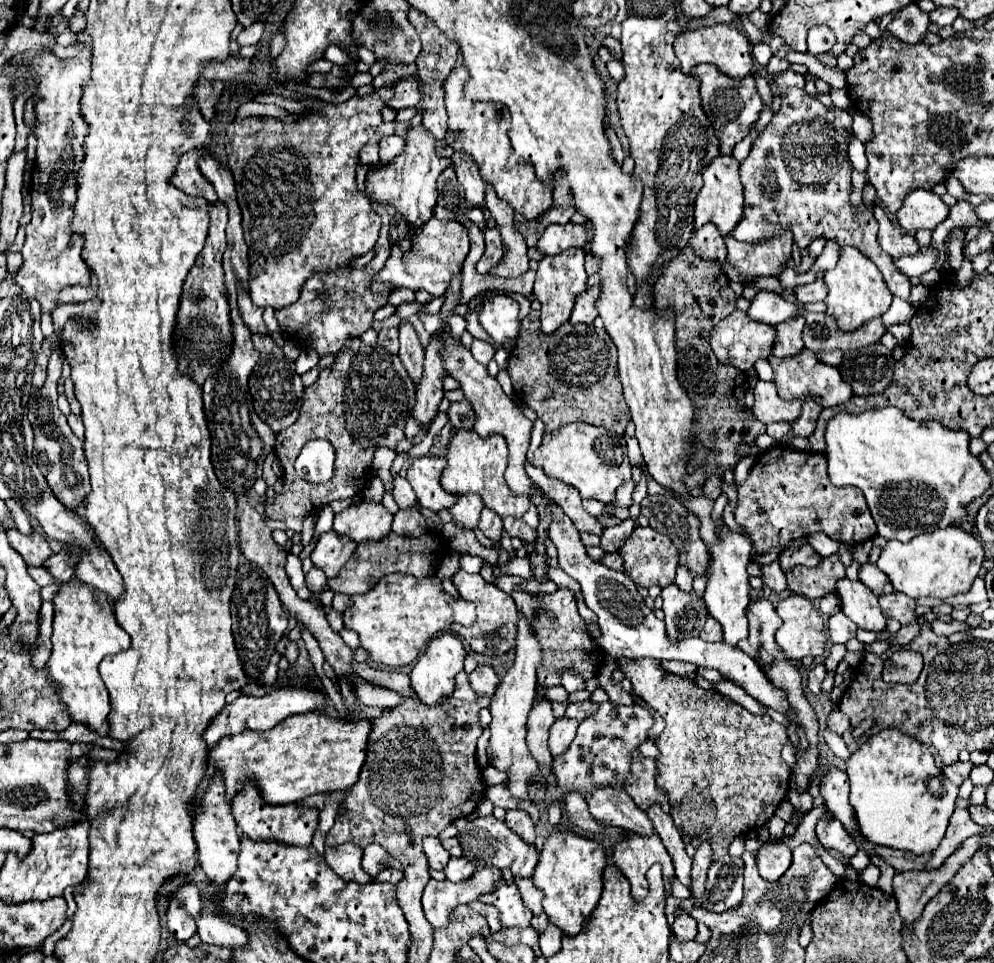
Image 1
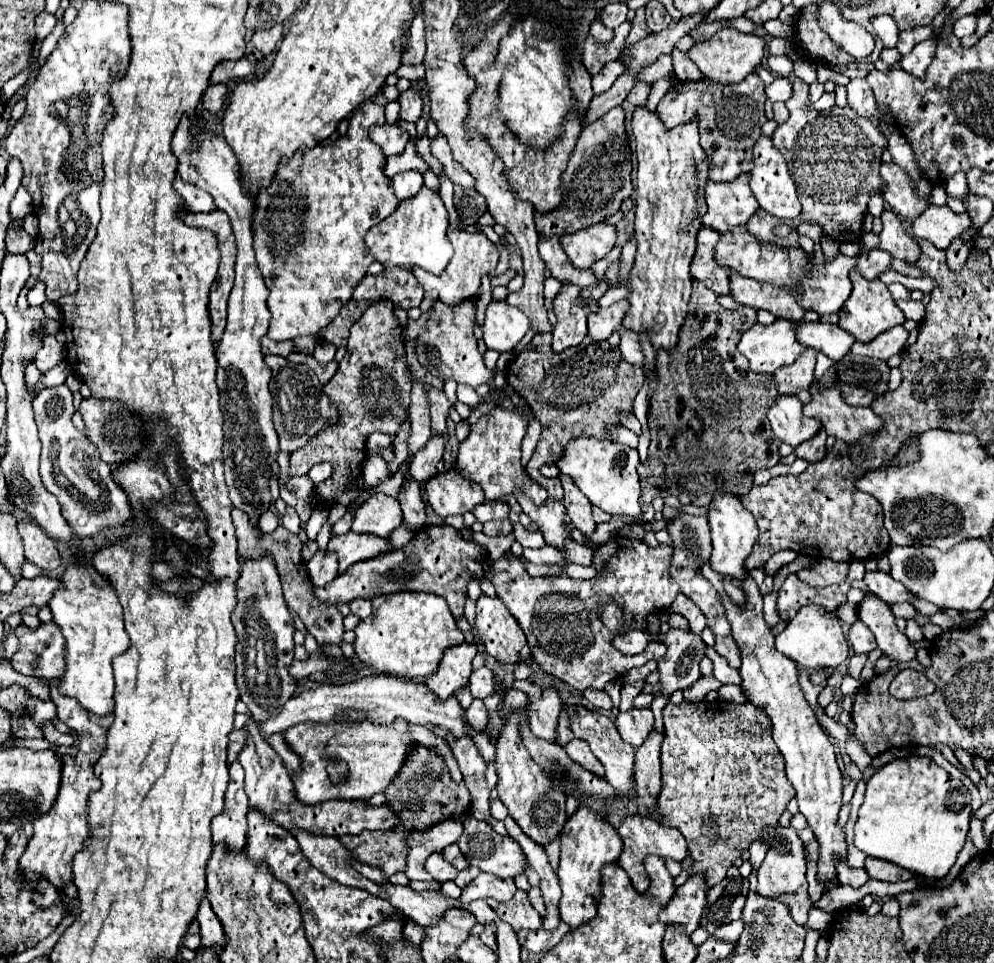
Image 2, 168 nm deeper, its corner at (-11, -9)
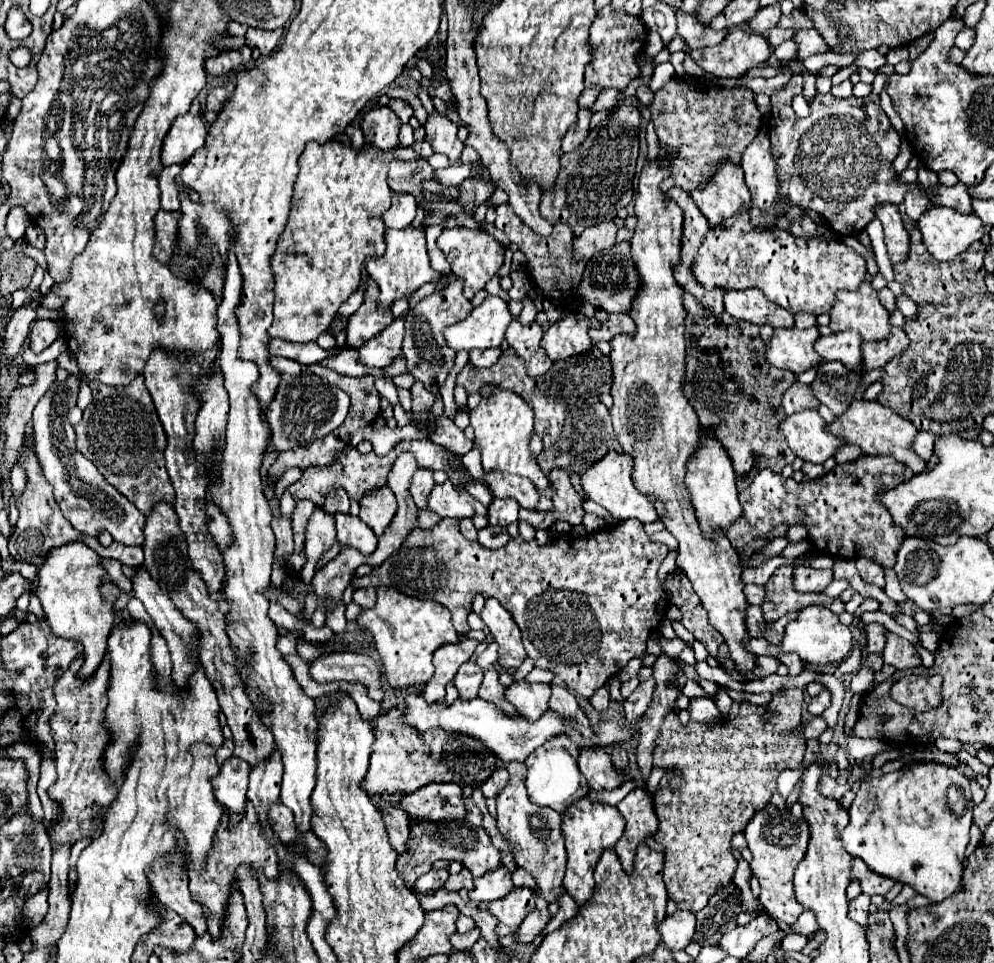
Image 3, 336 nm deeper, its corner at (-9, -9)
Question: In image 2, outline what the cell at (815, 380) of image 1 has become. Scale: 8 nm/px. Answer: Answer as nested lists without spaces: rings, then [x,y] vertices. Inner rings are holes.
[[[812,385],[810,393],[814,399],[804,405],[804,415],[818,419],[828,435],[854,445],[864,435],[876,435],[880,431],[882,421],[872,409],[848,405],[836,389],[824,389],[818,393],[818,387]]]

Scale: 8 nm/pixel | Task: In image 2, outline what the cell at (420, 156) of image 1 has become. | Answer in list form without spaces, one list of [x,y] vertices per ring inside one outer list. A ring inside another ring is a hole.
[[[422,187],[416,197],[402,201],[388,219],[384,219],[368,231],[366,245],[376,257],[376,261],[384,265],[384,269],[422,267],[434,275],[440,275],[452,257],[452,245],[446,239],[446,229],[448,211],[440,195],[432,193],[428,187]]]

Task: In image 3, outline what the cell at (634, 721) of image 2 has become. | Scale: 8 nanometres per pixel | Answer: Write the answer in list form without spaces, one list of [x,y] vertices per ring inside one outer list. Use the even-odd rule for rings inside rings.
[[[648,679],[636,687],[636,691],[624,701],[624,715],[630,725],[634,725],[648,709],[652,701],[652,691],[654,691],[654,679]]]

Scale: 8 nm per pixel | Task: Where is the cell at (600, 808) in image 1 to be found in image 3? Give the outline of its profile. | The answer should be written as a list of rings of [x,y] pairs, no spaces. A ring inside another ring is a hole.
[[[494,667],[490,669],[484,669],[484,681],[480,685],[480,691],[478,691],[478,697],[482,697],[484,701],[490,701],[494,703],[498,709],[502,709],[506,715],[510,717],[520,717],[518,709],[506,699],[506,687],[498,681],[498,673]]]

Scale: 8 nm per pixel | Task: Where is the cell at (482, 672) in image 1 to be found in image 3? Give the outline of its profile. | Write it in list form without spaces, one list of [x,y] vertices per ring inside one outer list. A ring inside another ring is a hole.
[[[472,661],[464,663],[458,669],[456,677],[454,677],[454,685],[456,685],[460,697],[466,697],[466,699],[476,697],[480,683],[482,683],[482,669],[476,663],[472,663]]]

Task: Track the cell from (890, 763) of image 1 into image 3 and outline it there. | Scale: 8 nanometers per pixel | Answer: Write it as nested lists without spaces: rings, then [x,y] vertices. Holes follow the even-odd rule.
[[[920,763],[914,769],[900,769],[894,773],[886,773],[882,777],[866,780],[852,803],[852,817],[848,827],[842,831],[844,849],[852,857],[860,857],[872,871],[884,877],[896,877],[912,885],[920,895],[930,897],[934,903],[950,897],[962,881],[962,859],[968,845],[968,831],[972,825],[972,795],[970,781],[956,767],[948,767],[942,763]],[[952,787],[954,793],[954,813],[948,803],[948,791]]]

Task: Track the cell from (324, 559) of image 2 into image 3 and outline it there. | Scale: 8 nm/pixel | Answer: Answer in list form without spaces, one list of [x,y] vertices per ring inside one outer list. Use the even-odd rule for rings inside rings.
[[[320,507],[314,511],[314,515],[308,521],[306,527],[306,563],[300,571],[300,579],[310,583],[316,575],[316,567],[322,561],[324,553],[336,543],[336,527],[334,527],[334,517],[326,515]]]

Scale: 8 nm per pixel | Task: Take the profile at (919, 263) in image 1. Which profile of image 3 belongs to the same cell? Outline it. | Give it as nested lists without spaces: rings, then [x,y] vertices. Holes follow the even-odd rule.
[[[746,205],[746,209],[742,211],[742,213],[738,213],[738,217],[730,217],[730,221],[722,221],[722,225],[718,225],[718,229],[710,229],[710,233],[704,237],[704,243],[702,243],[702,247],[698,249],[698,257],[694,259],[694,267],[692,267],[692,271],[694,271],[694,275],[696,275],[696,279],[702,283],[702,285],[706,285],[708,289],[712,289],[712,287],[722,287],[722,289],[748,289],[748,287],[758,287],[760,291],[764,291],[764,295],[770,299],[770,301],[774,301],[774,303],[778,303],[780,307],[784,307],[784,309],[788,309],[790,313],[812,313],[812,315],[822,315],[822,313],[830,313],[832,311],[832,307],[834,307],[834,303],[836,303],[836,293],[838,291],[842,291],[842,289],[858,289],[860,287],[860,283],[864,281],[864,277],[866,277],[866,259],[862,257],[862,255],[858,255],[854,249],[850,249],[850,247],[846,247],[842,241],[826,241],[826,239],[820,239],[820,237],[816,237],[816,239],[802,239],[802,237],[794,237],[792,233],[788,233],[788,231],[784,231],[784,229],[758,229],[758,227],[754,227],[752,223],[750,223],[750,219],[748,219],[748,209],[750,209],[750,205]]]

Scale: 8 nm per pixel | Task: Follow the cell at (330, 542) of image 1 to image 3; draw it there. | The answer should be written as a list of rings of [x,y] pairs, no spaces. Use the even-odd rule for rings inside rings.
[[[336,513],[334,519],[336,519],[336,529],[338,529],[338,543],[342,549],[354,547],[362,555],[374,553],[378,539],[374,537],[374,533],[370,533],[370,529],[366,529],[366,525],[362,525],[362,521],[358,521],[358,517]]]

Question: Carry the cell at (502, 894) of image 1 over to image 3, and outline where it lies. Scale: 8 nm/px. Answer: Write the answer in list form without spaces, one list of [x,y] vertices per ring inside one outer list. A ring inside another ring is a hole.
[[[516,887],[506,897],[490,903],[482,903],[482,909],[490,911],[498,919],[498,937],[504,937],[508,933],[514,933],[526,915],[536,909],[534,905],[534,893],[528,887]]]

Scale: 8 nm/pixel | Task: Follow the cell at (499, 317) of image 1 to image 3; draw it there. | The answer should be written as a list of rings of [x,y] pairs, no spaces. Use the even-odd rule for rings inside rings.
[[[488,295],[470,317],[446,327],[446,343],[454,349],[488,349],[500,347],[506,325],[510,323],[508,303],[496,295]]]

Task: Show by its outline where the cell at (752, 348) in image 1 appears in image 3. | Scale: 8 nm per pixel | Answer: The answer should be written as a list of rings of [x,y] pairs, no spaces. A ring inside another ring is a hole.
[[[816,327],[774,329],[772,339],[766,343],[766,363],[794,373],[802,373],[812,365],[818,365],[820,357],[812,347],[818,335]]]

